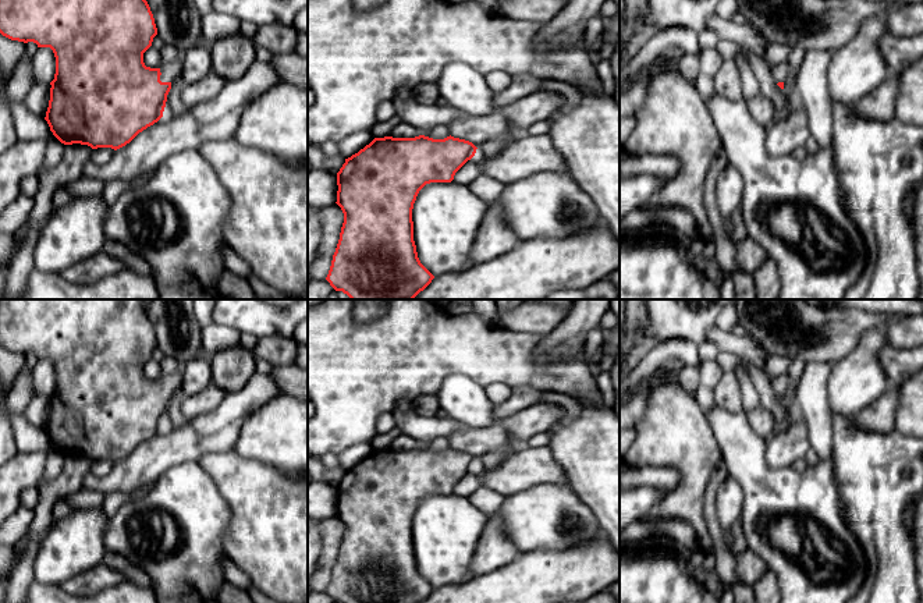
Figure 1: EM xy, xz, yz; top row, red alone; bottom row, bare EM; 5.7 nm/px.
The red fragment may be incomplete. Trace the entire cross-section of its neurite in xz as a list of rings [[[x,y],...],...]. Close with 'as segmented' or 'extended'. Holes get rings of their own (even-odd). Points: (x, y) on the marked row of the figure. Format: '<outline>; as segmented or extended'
[[[425,135],[415,138],[374,138],[358,153],[345,159],[337,173],[337,205],[344,213],[340,240],[333,255],[326,280],[336,291],[351,299],[413,299],[434,279],[420,263],[413,241],[412,209],[419,191],[430,182],[451,182],[455,173],[476,153],[476,146],[465,139],[447,136],[433,139]]]; as segmented

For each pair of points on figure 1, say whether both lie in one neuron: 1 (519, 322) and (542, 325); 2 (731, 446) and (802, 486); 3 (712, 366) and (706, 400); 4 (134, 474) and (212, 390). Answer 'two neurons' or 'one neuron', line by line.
1: one neuron
2: one neuron
3: one neuron
4: two neurons

